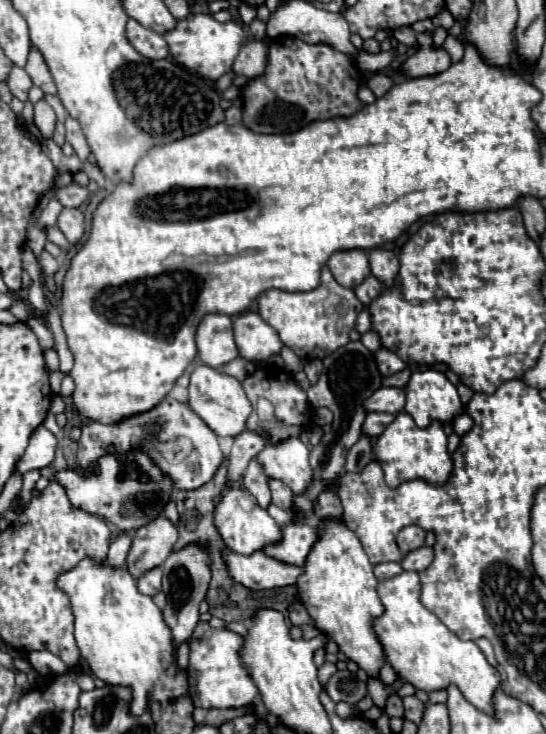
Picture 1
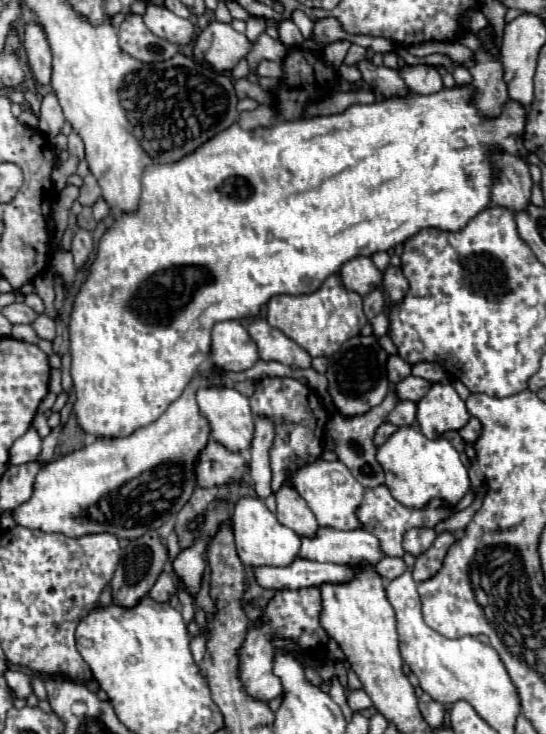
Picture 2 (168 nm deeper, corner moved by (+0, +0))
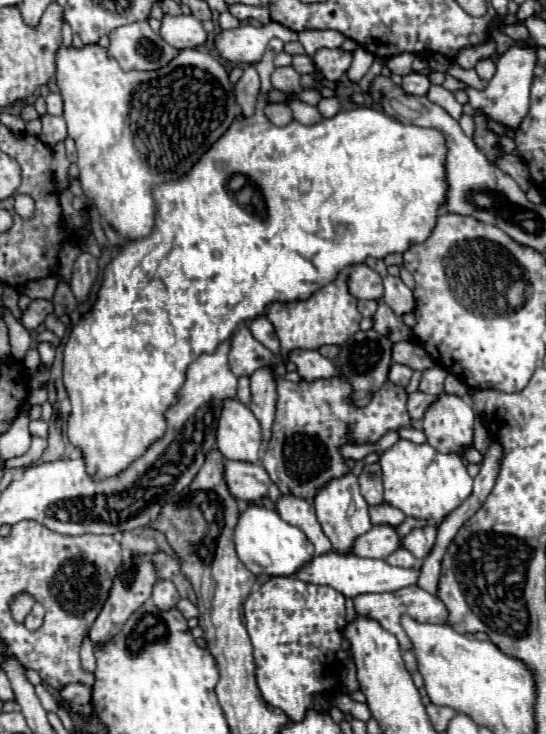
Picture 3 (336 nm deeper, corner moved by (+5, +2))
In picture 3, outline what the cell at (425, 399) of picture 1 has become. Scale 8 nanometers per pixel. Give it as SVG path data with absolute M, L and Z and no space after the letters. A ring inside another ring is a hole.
M443 393L427 409L423 433L437 451L453 451L457 455L473 447L473 407L457 395Z

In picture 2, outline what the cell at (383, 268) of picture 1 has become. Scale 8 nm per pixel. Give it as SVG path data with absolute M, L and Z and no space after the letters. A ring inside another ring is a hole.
M390 265L382 273L382 287L384 287L384 291L388 293L388 297L392 301L400 301L406 295L406 291L408 291L408 281L406 281L402 269Z

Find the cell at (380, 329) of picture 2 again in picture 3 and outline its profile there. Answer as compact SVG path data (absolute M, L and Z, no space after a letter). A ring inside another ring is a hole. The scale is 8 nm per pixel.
M379 301L379 309L375 313L375 325L373 329L385 337L389 337L393 343L397 341L409 341L413 337L413 329L407 327L383 301Z

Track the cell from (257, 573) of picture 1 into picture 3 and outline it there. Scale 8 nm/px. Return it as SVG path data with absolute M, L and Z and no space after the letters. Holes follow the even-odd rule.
M329 551L325 555L315 555L309 565L297 571L297 579L315 583L315 585L329 585L343 593L345 597L357 597L361 593L391 593L399 591L403 587L415 585L417 583L417 571L419 569L403 569L403 567L393 567L385 561L377 559L361 559L357 555L339 555L335 551Z

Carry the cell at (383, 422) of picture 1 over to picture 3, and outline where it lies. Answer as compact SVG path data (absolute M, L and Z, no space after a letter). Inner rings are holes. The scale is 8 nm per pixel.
M415 391L415 393L409 395L407 409L409 409L409 415L411 415L415 427L419 427L425 411L429 409L429 405L431 405L433 401L437 401L437 397L435 397L435 395L425 395L423 391Z

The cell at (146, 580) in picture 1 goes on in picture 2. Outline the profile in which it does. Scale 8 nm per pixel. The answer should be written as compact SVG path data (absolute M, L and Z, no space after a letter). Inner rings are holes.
M164 571L164 573L160 573L160 577L156 579L156 583L152 585L152 589L150 589L148 597L150 597L150 599L154 599L154 601L160 601L160 603L164 603L164 601L168 601L168 597L170 597L172 593L176 593L176 587L174 587L172 573Z

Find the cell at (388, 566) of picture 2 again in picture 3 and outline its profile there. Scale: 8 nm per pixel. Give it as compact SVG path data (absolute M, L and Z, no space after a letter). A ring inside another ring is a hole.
M397 549L395 553L391 553L387 559L385 559L389 565L397 565L397 567L415 567L417 565L417 559L407 551L407 549Z

